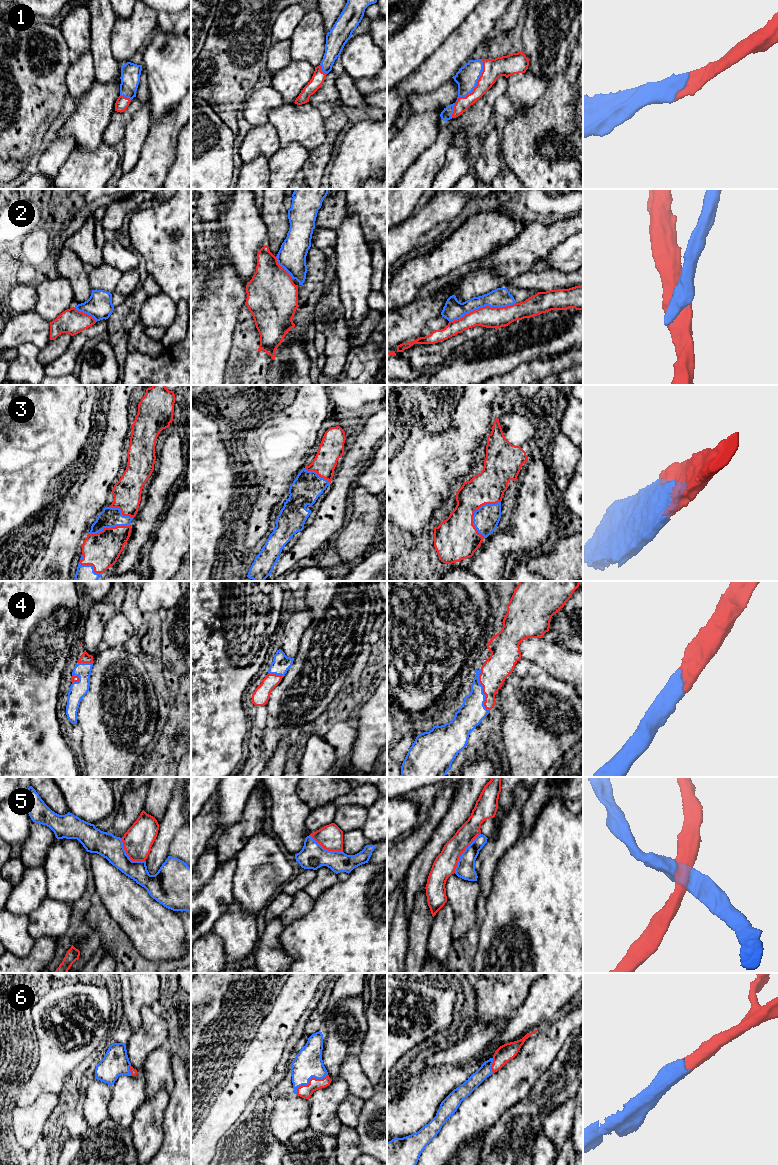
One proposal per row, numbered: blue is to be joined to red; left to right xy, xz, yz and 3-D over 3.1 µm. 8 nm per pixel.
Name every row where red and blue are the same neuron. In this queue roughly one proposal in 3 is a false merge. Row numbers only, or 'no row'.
1, 3, 4, 6

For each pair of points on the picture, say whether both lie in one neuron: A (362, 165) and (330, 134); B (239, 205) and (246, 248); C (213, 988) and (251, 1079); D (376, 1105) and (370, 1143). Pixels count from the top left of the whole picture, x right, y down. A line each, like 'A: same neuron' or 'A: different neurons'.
A: different neurons
B: same neuron
C: different neurons
D: same neuron

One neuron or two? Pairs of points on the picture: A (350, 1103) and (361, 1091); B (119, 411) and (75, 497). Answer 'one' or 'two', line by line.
A: two
B: one

